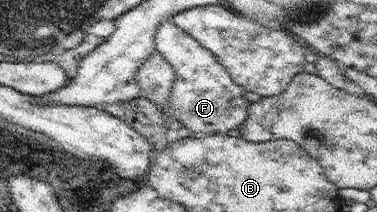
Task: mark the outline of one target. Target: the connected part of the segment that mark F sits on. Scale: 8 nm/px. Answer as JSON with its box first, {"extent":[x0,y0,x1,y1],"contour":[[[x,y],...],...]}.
{"extent":[154,19,249,138],"contour":[[[171,19],[161,24],[154,41],[156,50],[175,71],[173,92],[165,111],[180,120],[183,127],[191,129],[195,138],[240,128],[247,120],[249,101],[243,96],[245,90],[231,78],[219,59],[191,35],[181,31]]]}

